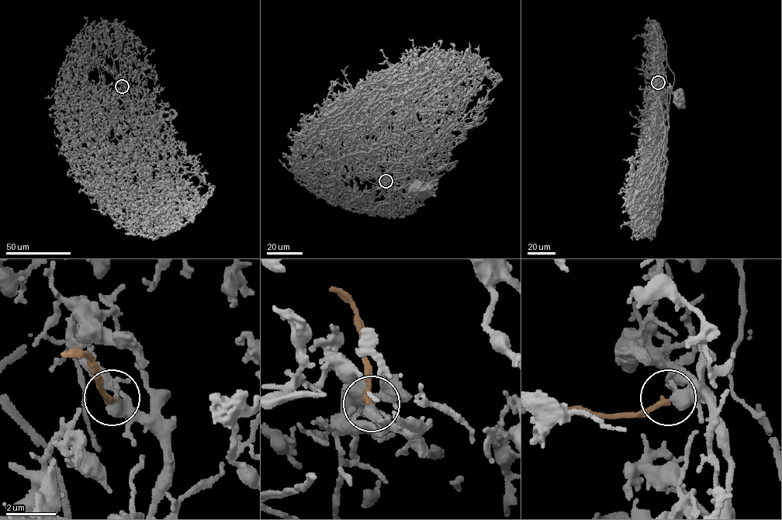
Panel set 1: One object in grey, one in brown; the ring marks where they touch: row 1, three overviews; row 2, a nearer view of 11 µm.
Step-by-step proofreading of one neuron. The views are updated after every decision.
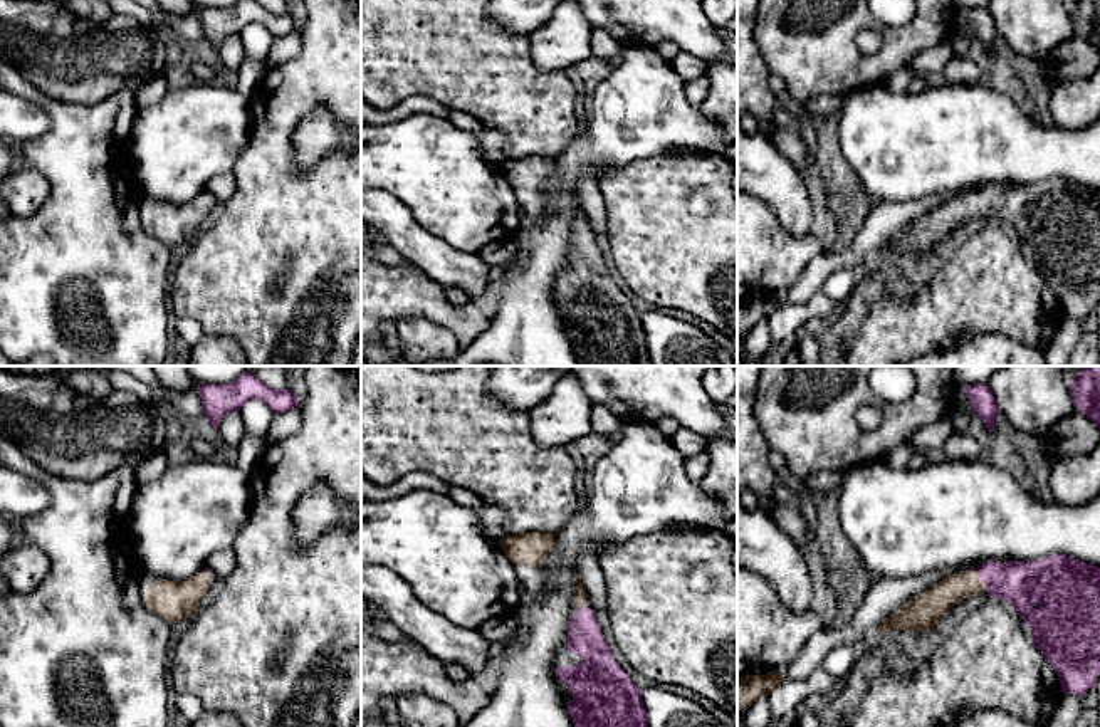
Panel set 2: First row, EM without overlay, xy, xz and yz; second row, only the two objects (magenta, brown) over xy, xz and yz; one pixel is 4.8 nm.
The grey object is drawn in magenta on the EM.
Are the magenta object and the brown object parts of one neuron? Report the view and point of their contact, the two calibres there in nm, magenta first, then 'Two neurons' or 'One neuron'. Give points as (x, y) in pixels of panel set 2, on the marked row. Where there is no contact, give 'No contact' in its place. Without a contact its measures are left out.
Touches magenta at yz (981, 580). Thickness 200 nm (magenta) against 150 nm. One neuron

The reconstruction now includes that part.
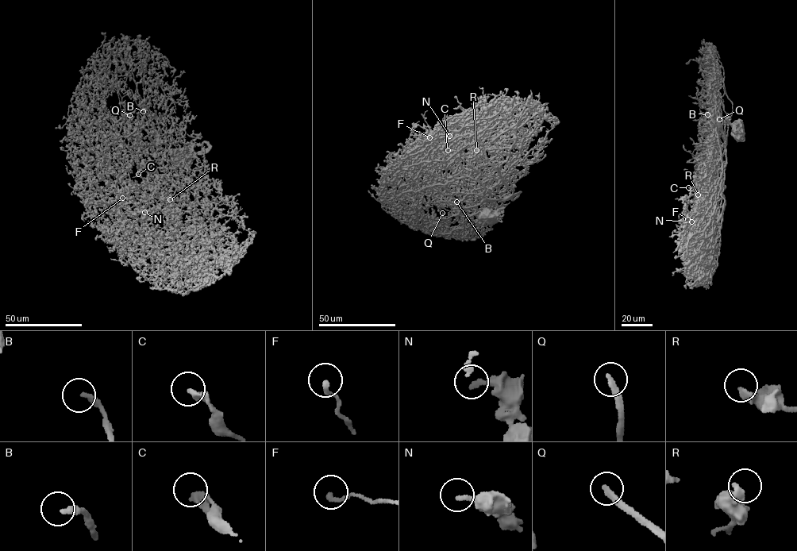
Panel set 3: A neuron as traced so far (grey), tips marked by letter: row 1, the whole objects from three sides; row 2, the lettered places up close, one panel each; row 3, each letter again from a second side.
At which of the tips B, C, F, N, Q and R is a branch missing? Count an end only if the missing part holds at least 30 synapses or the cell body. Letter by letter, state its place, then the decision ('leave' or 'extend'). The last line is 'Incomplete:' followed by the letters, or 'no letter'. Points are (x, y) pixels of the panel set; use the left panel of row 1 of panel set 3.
B: (143, 111) | extend
C: (138, 174) | leave
F: (122, 198) | leave
N: (144, 212) | leave
Q: (129, 115) | extend
R: (170, 199) | leave
Incomplete: B, Q

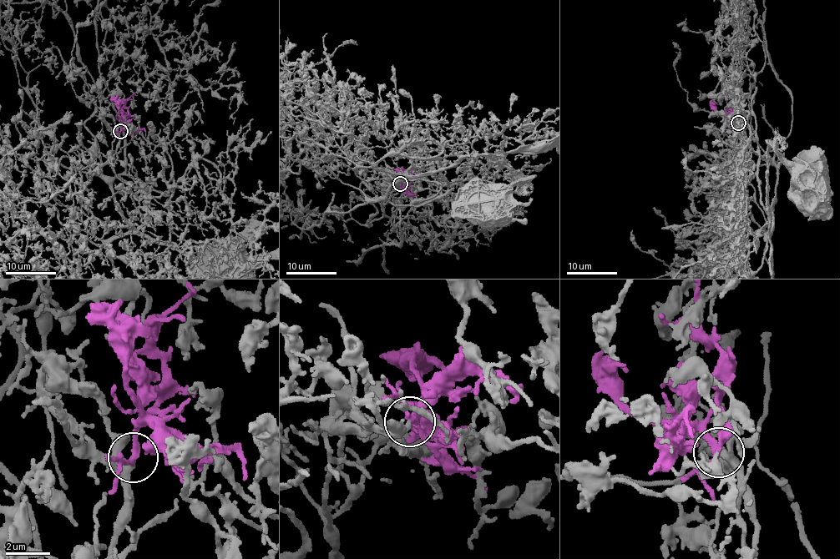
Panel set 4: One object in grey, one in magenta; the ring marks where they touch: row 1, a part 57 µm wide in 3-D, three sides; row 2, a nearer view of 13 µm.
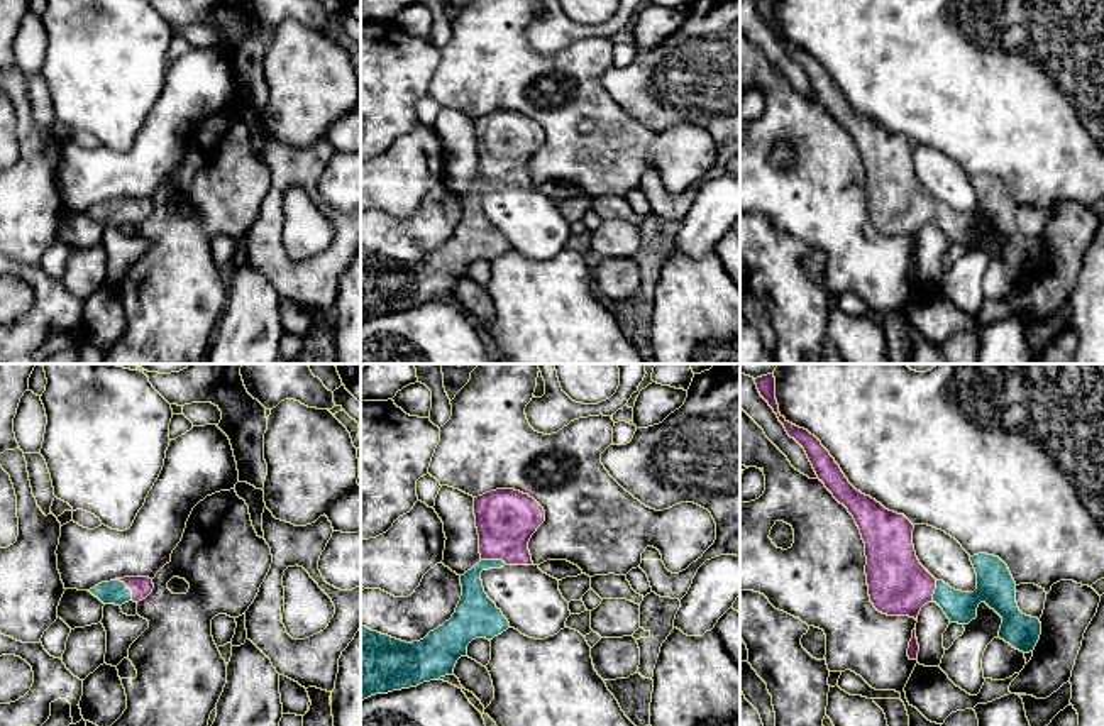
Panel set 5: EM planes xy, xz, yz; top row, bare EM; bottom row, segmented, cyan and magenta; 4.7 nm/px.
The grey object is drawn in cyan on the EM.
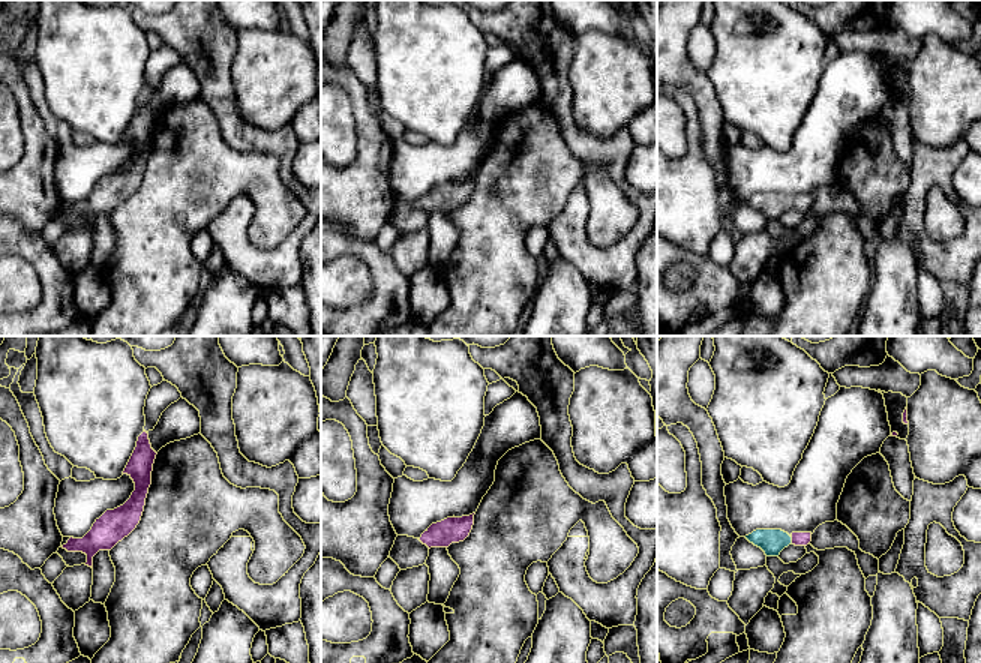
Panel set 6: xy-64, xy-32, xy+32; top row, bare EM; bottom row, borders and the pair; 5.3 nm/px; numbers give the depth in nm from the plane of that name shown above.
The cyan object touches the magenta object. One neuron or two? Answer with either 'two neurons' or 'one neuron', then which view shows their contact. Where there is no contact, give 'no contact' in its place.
one neuron; meets cyan in xy

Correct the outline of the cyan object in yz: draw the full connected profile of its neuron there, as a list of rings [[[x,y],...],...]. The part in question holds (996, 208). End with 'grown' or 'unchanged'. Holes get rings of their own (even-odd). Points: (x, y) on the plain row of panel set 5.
[[[776,0],[753,2],[787,56],[804,69],[818,100],[853,137],[865,164],[870,223],[879,234],[909,237],[918,242],[921,228],[933,222],[943,230],[950,244],[969,245],[977,239],[979,225],[985,223],[1002,239],[1001,261],[1023,274],[1035,271],[1041,256],[1041,244],[1019,232],[1016,203],[999,178],[987,174],[970,178],[977,195],[974,213],[955,212],[943,201],[936,201],[916,178],[914,146],[904,135],[889,132],[870,117],[857,112],[821,63],[779,34]]] | grown

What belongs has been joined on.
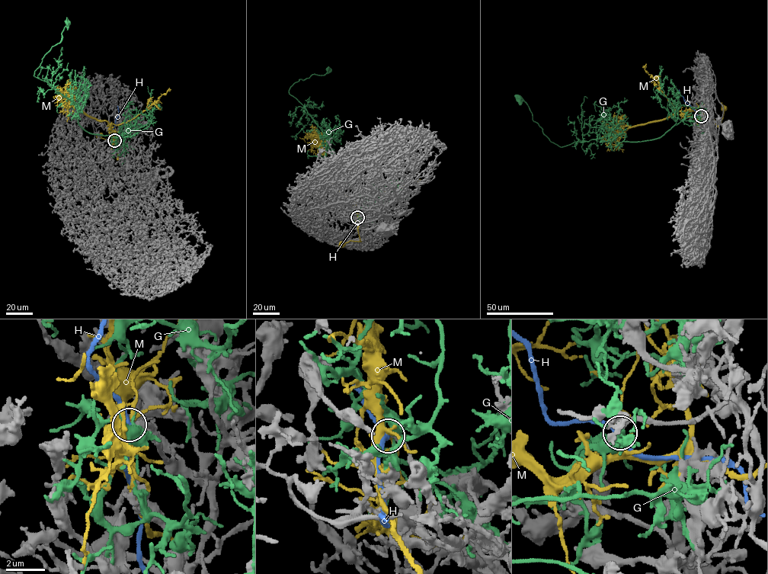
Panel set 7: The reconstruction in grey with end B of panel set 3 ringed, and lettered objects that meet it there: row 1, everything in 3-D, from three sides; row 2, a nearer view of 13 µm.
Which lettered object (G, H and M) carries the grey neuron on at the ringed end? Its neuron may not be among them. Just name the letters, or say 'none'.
none

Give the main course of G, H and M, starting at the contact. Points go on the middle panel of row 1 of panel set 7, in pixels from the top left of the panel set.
G: (358, 216), (362, 197), (331, 168), (323, 132), (289, 94), (299, 80), (329, 69)
H: (358, 217), (356, 213), (365, 210)
M: (358, 217), (360, 241), (342, 244)

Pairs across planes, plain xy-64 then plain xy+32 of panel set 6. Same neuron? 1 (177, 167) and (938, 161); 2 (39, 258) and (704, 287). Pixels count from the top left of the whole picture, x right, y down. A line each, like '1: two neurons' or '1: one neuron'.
1: two neurons
2: one neuron

